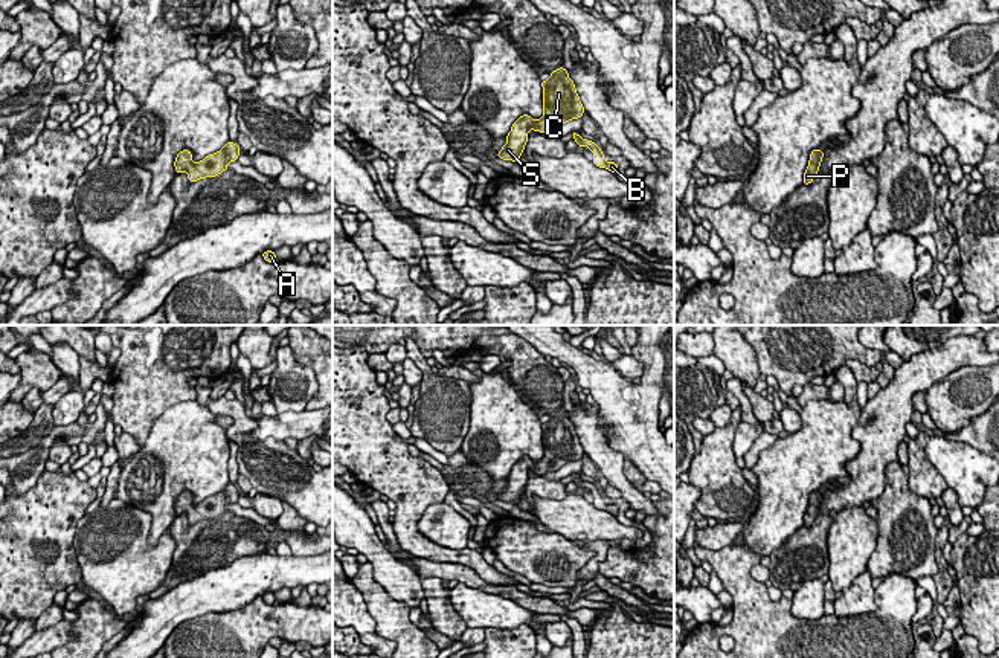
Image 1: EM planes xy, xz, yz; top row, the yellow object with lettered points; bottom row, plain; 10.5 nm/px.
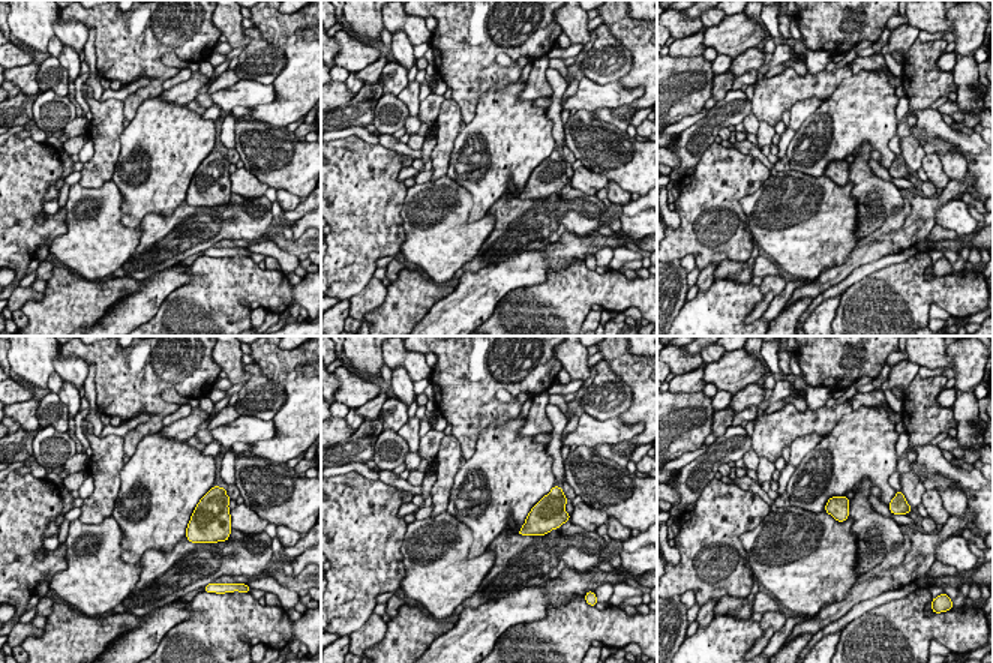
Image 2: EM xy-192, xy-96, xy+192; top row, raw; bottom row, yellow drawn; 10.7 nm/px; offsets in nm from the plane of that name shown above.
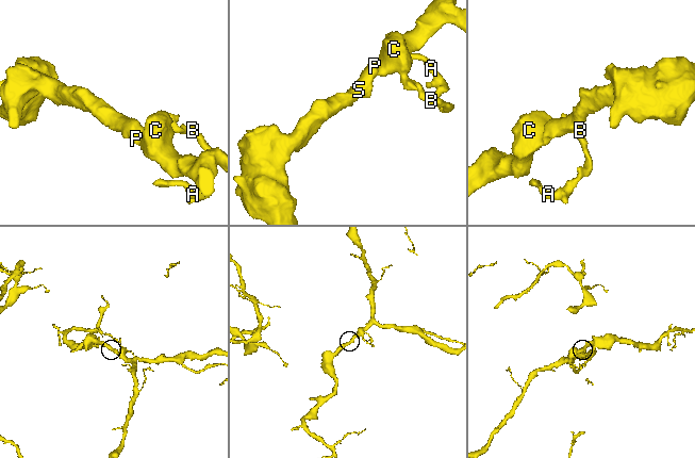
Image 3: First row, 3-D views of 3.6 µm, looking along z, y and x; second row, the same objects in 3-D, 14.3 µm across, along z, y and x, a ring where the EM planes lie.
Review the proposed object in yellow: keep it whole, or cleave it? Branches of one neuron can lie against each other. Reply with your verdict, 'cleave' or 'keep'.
keep

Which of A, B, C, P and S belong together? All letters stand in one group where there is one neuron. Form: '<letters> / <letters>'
A B C P S

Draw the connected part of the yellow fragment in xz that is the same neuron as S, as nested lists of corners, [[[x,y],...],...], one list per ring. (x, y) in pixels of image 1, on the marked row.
[[[564,67],[551,72],[543,87],[543,116],[535,121],[529,115],[522,115],[511,127],[506,144],[497,153],[499,159],[517,162],[525,151],[528,133],[531,130],[546,133],[563,124],[578,119],[584,113],[573,81]]]

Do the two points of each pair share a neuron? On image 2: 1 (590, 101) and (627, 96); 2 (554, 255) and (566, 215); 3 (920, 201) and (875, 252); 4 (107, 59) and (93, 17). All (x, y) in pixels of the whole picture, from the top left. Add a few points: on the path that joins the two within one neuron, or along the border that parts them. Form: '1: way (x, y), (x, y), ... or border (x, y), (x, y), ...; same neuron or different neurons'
1: way (599, 96), (618, 96); same neuron
2: border (593, 231), (564, 233), (524, 249); different neurons
3: way (918, 216), (890, 245); same neuron
4: way (107, 48), (107, 30), (104, 27); same neuron

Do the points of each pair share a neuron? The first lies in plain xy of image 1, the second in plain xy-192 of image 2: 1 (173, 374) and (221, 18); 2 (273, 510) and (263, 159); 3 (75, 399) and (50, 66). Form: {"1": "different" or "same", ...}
{"1": "different", "2": "different", "3": "same"}

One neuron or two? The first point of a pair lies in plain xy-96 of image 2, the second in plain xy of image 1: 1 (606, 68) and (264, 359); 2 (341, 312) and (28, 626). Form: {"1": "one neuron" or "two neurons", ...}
{"1": "two neurons", "2": "one neuron"}

